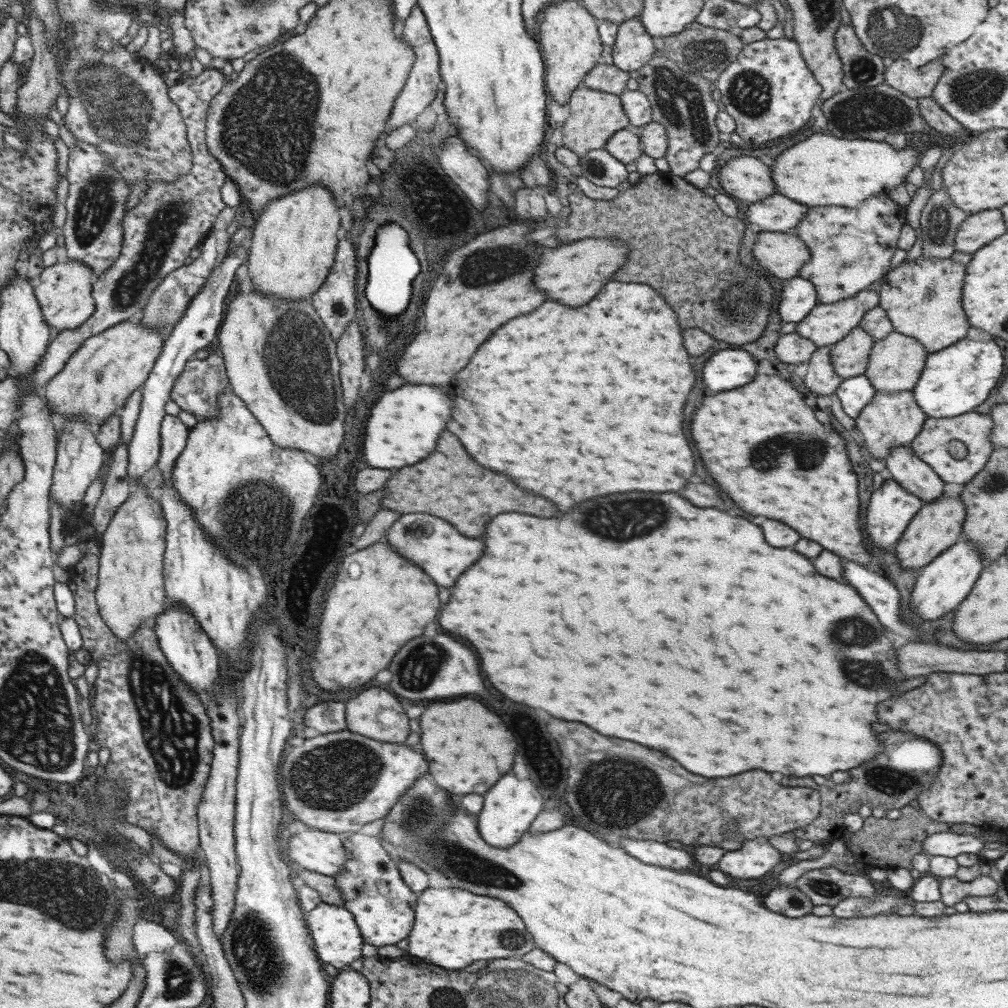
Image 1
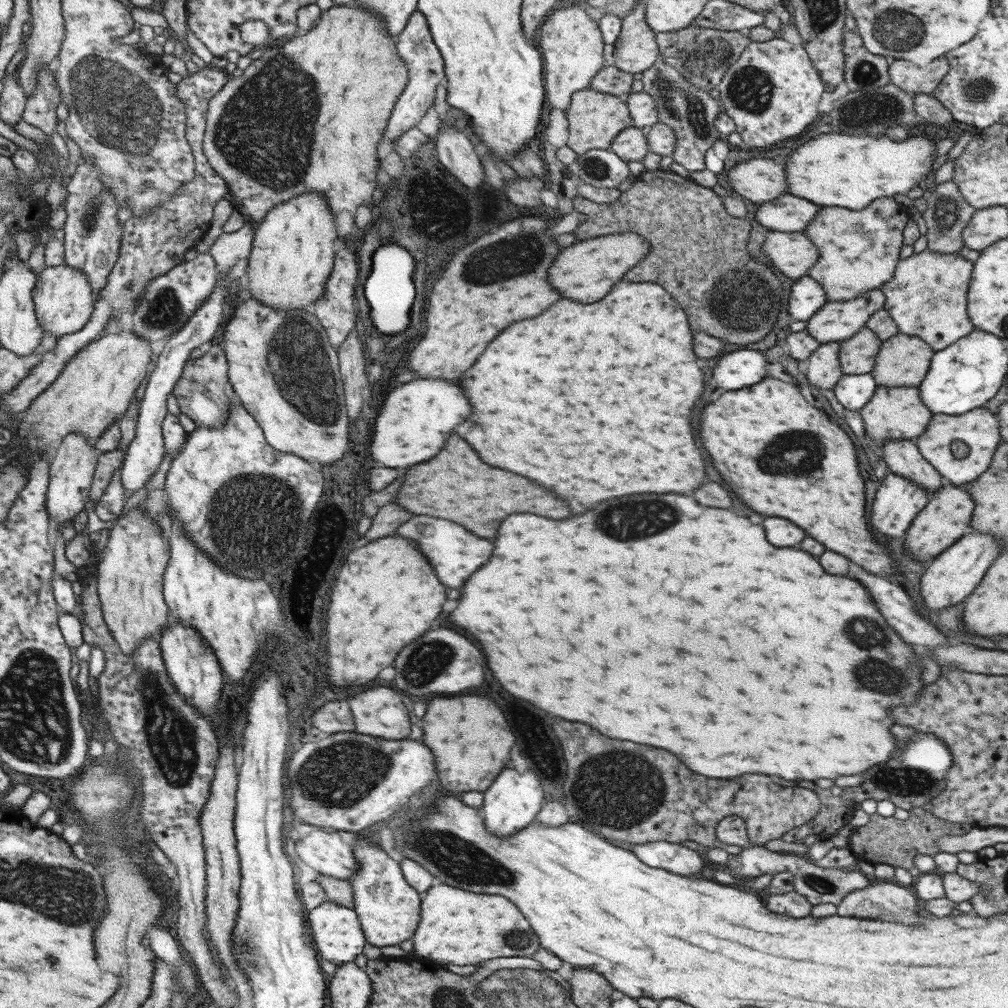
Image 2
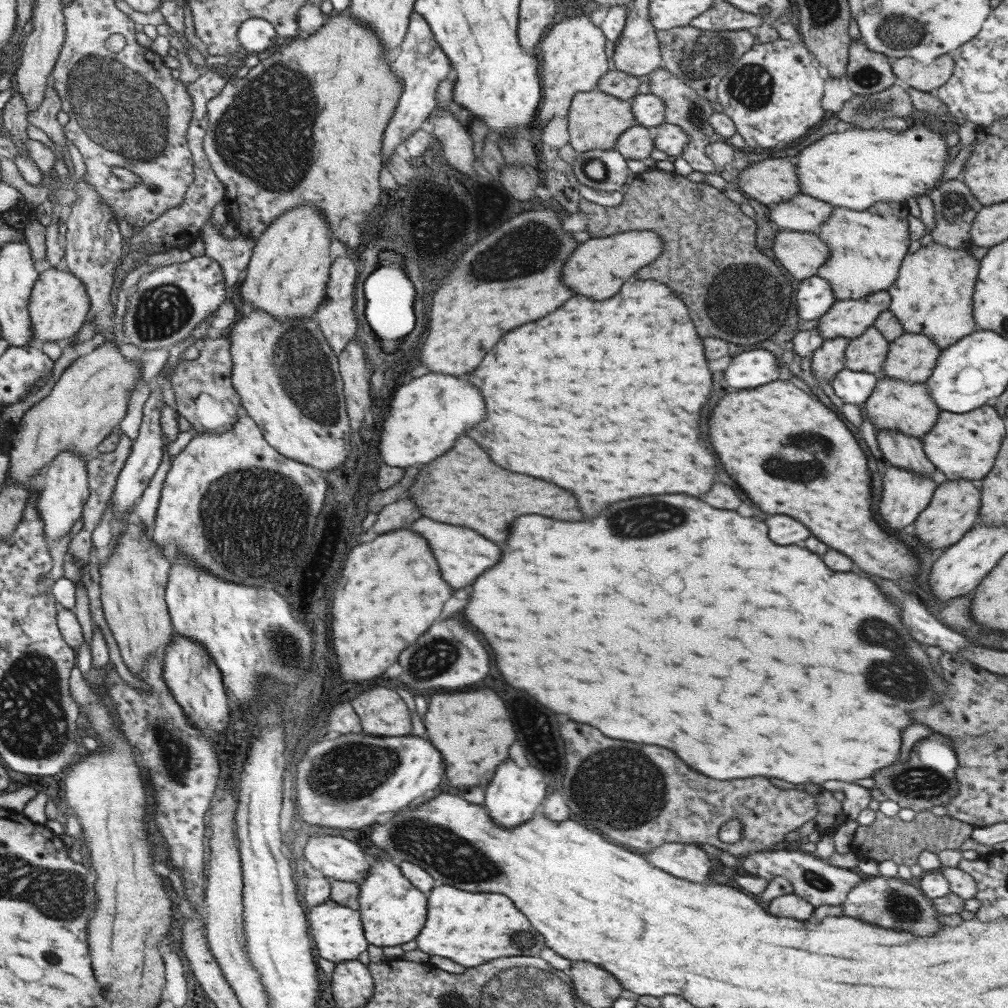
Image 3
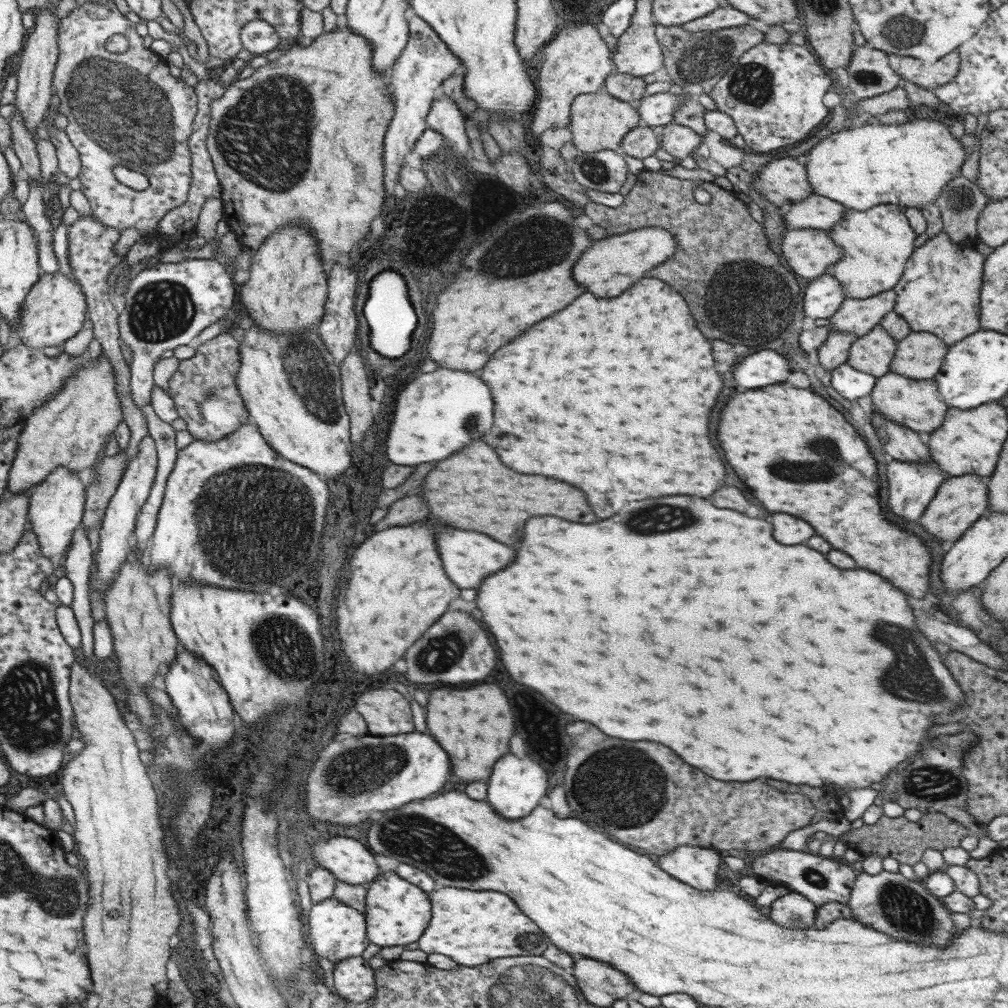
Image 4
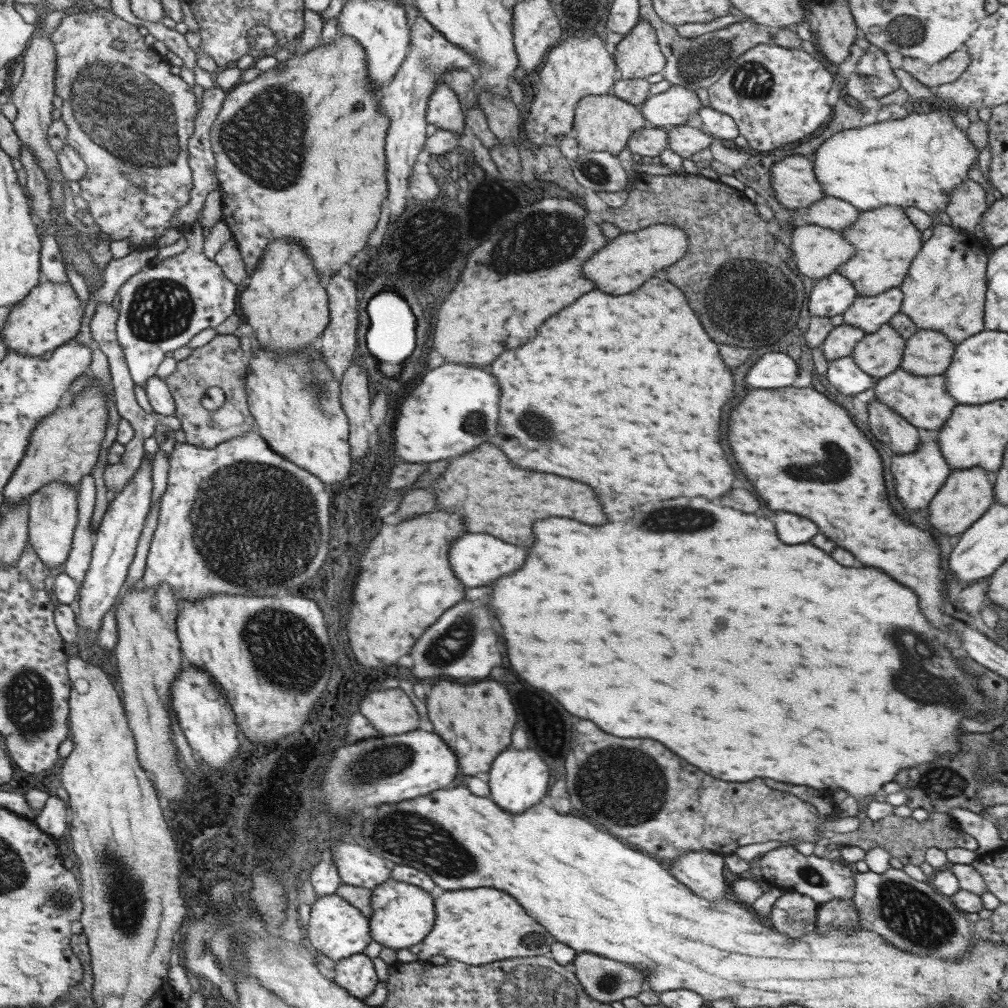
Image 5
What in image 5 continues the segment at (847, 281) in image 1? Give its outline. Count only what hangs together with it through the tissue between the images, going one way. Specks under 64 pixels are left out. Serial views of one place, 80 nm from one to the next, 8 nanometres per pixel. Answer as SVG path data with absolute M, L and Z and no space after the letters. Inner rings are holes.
M893 205L860 211L857 220L841 232L846 241L855 247L855 252L853 257L836 268L836 272L850 280L858 296L875 296L899 287L922 245L921 231L911 224L903 207Z

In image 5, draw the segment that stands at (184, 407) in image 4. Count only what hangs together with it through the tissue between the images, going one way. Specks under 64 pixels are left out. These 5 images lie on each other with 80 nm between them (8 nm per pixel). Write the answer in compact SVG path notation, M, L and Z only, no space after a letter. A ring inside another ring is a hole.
M235 334L215 335L205 345L194 348L185 359L177 361L174 373L164 379L174 402L175 411L172 415L180 422L185 443L199 448L213 448L235 436L255 430L254 420L247 408L244 389L246 368L241 356L243 351ZM211 386L220 388L225 398L216 411L202 408L199 403L199 399L205 396L205 390Z

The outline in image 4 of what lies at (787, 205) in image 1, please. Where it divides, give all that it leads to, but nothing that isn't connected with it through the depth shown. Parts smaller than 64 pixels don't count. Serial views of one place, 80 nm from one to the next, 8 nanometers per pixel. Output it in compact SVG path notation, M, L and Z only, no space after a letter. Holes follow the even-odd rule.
M812 195L781 208L780 215L786 230L814 228L829 231L844 217L846 209L842 204L823 196Z

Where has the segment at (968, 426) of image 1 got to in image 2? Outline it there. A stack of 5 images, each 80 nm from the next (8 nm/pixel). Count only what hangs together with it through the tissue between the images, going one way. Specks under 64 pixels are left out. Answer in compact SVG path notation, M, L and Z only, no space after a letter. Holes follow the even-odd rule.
M985 406L973 409L972 411L965 412L960 415L946 415L946 414L932 414L926 429L914 439L914 443L920 452L920 455L943 477L945 477L951 485L962 485L971 483L980 474L983 474L987 467L990 465L993 453L998 447L1000 442L999 436L999 423L995 414L987 411ZM953 440L959 440L963 444L967 445L968 452L966 457L955 458L953 452L951 452L951 442Z

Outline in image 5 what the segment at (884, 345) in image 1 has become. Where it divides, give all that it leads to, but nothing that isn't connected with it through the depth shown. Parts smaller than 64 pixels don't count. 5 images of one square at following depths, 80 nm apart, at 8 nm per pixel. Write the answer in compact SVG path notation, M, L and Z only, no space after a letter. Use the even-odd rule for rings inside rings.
M918 329L906 339L898 368L917 376L944 374L955 347L942 332Z

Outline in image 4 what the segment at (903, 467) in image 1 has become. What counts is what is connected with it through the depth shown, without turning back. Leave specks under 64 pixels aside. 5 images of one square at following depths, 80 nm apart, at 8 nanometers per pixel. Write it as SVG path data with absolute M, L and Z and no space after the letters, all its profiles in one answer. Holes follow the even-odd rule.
M877 411L872 412L870 424L889 460L922 463L930 459L927 447L919 441L914 430L884 419Z

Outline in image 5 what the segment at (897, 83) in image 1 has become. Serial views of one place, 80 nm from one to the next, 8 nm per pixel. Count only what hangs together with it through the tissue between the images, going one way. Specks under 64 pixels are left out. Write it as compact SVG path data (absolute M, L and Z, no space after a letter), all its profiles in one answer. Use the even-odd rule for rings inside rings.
M959 48L935 64L903 57L901 70L908 72L916 81L932 90L941 84L953 82L967 68L969 61L970 56L965 48Z

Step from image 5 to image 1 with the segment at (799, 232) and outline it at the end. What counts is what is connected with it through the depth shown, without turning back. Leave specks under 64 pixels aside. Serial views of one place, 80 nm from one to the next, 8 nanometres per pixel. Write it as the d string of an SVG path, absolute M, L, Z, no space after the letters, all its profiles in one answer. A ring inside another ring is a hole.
M757 230L757 239L752 248L753 260L763 270L769 272L769 276L787 280L798 276L799 268L809 261L809 249L797 236L791 236L792 232L767 232Z

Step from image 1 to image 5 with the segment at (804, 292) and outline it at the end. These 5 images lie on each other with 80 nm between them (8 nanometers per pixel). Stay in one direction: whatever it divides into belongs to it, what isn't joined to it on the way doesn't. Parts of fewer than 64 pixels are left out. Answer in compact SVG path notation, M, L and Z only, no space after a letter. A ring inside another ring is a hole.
M839 273L818 279L808 294L807 310L810 316L832 317L842 312L858 294L854 286Z

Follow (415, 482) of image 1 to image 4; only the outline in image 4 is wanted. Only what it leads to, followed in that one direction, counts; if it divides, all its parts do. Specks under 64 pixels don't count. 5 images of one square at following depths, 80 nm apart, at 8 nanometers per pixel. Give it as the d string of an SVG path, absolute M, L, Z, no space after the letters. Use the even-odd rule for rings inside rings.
M479 440L441 460L427 474L421 496L435 518L445 520L453 528L483 532L503 544L521 540L521 526L529 516L557 516L563 520L577 520L581 524L597 520L579 488L547 476L525 476L507 470L493 448Z

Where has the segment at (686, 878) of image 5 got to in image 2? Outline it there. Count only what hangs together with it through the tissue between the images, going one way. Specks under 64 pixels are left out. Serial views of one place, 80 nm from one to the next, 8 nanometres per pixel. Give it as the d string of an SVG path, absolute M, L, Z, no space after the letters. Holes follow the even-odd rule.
M665 841L625 845L643 864L679 876L692 877L703 869L699 854L679 843Z

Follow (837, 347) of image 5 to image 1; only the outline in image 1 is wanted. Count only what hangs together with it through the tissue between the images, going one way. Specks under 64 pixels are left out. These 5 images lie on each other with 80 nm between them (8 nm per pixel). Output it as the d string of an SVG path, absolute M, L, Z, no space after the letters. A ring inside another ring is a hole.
M816 347L809 357L806 375L802 378L805 386L814 392L815 396L829 396L842 381L833 370L829 358L830 347Z

